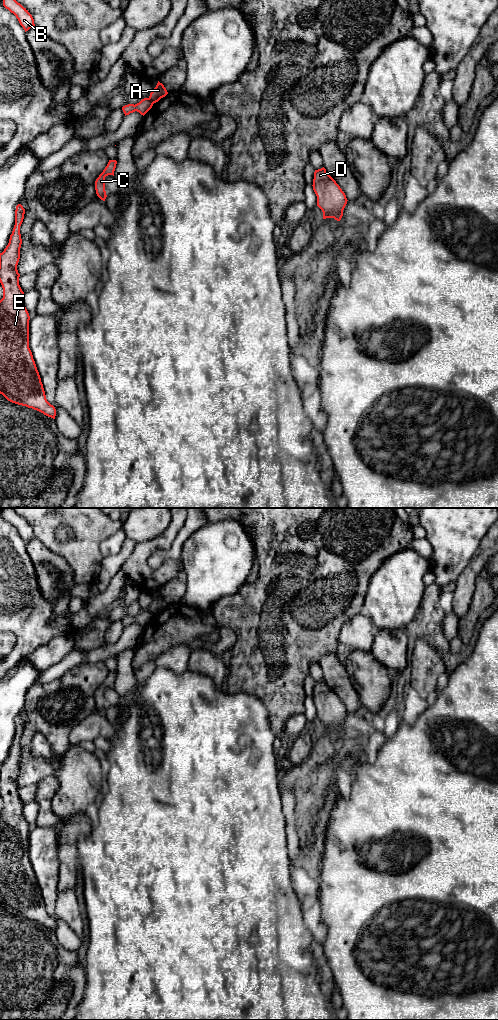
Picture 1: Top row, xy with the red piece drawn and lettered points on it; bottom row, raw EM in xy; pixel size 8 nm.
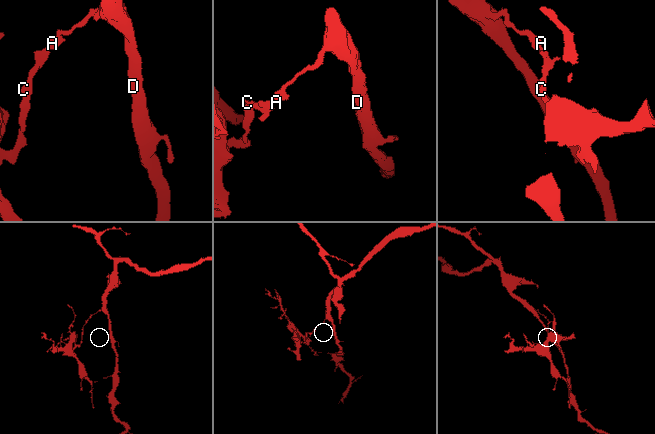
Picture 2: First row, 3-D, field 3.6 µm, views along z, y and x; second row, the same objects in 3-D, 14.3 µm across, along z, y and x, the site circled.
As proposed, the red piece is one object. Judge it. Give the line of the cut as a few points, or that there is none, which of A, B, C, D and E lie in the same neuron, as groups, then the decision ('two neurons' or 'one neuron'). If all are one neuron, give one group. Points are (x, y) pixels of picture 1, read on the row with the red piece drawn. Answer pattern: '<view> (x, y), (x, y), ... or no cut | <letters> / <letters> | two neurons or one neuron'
xy (149, 97), (154, 102) | A D / B C E | two neurons

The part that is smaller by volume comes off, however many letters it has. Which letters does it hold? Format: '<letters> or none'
B, C, E

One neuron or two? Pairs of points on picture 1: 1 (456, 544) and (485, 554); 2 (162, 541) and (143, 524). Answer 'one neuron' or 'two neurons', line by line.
1: two neurons
2: two neurons

